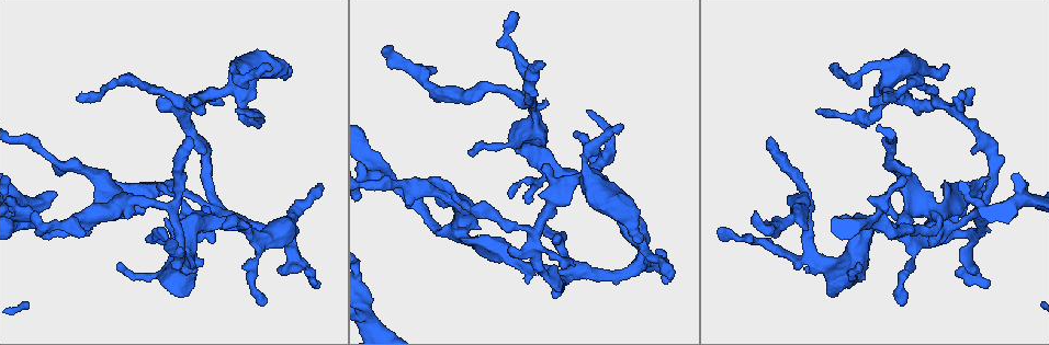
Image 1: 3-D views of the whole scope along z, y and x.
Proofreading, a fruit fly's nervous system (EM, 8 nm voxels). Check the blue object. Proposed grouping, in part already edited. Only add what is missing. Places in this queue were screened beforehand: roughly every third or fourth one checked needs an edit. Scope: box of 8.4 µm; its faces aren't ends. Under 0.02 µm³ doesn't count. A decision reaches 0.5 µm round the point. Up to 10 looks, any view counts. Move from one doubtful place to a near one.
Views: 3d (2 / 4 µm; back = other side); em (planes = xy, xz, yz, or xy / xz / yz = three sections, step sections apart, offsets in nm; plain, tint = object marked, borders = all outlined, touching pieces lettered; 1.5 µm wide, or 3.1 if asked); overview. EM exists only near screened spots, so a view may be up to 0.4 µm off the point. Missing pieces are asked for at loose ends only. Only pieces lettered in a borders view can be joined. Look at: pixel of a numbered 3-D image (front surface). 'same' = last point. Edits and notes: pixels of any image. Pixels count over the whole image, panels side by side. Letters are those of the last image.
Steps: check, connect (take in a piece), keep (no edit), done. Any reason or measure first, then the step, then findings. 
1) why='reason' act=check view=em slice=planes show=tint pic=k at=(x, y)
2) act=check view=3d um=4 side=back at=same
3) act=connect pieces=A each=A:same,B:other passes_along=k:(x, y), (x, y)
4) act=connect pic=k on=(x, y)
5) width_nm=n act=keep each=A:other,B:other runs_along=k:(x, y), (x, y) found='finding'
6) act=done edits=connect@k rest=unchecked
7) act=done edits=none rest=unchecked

why='branch stops here' act=check view=em slice=xy step=8 show=borders pic=1 at=(281, 272)

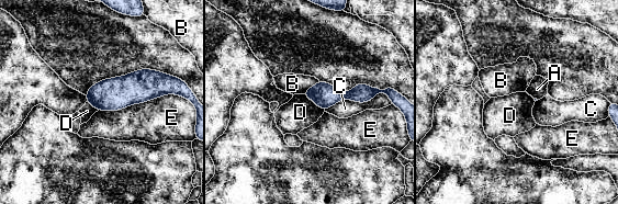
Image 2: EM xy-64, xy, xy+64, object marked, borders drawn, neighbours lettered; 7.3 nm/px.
why='another direction' act=check view=em slice=planes show=borders at=same

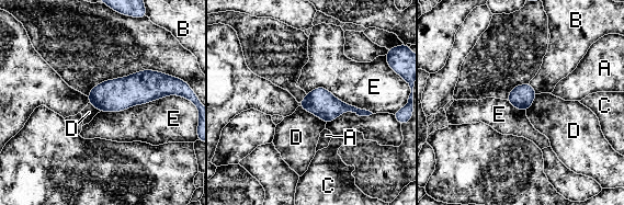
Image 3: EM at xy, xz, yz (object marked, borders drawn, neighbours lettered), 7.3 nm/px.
width_nm=180 act=keep each=A:other,B:other,C:other,D:other,E:other border=3:(177, 94), (121, 111), (100, 112) found='none of them fits'

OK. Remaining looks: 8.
why='an open end' act=check view=3d um=2 pic=1 at=(902, 306)

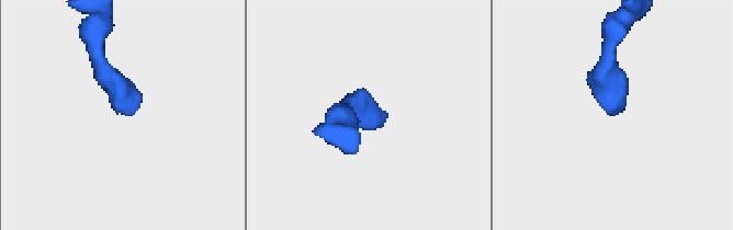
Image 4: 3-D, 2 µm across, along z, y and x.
act=check view=em slice=planes show=plain pic=4 at=(130, 115)

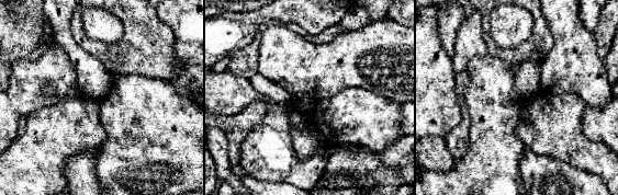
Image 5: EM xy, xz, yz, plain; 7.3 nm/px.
why='what lies round it' act=check view=em slice=planes show=borders at=same

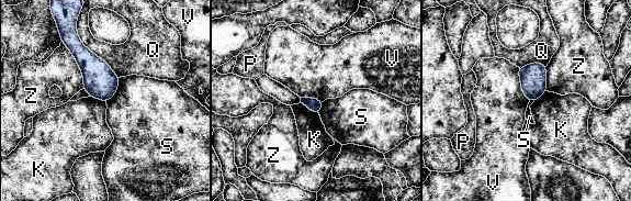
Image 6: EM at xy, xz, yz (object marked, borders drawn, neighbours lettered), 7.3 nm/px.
act=keep each=K:other,P:other,Q:other,S:other,V:other,Z:other border=6:(517, 67), (520, 89), (529, 101) found='none of them fits'

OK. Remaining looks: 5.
why='an open end' act=check view=em slice=xy step=4 show=borders pic=1 at=(754, 213)

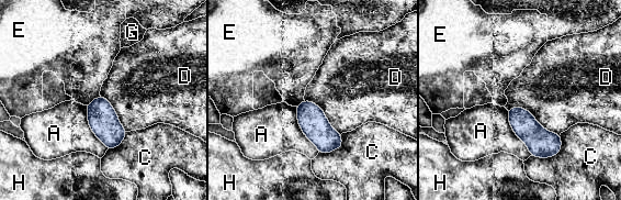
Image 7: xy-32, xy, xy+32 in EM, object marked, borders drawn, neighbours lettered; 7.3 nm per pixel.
act=check view=em slice=planes show=borders at=same

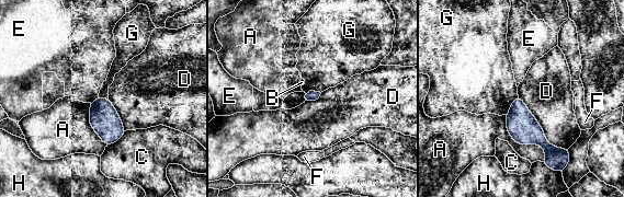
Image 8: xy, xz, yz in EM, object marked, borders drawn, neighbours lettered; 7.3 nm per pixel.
act=keep each=A:other,B:other,C:other,D:other,E:other,F:other,G:other,H:other border=8:(518, 95), (506, 115) found='no lettered piece goes on from it'

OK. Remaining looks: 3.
why='branch stops here' act=check view=em slice=yz step=4 show=borders pic=1 at=(771, 137)

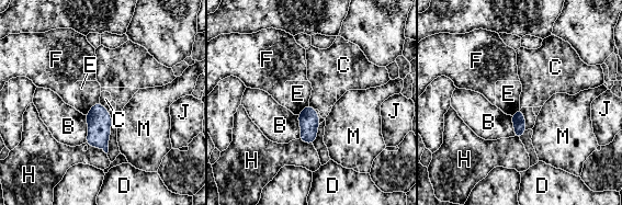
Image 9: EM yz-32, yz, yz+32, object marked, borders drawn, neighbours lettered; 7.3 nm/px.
act=keep each=B:other,C:other,D:other,E:other,F:other,H:other,J:other,M:other border=9:(99, 101), (108, 111) found='none of them fits'

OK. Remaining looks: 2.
act=done edits=none rest=unchecked

